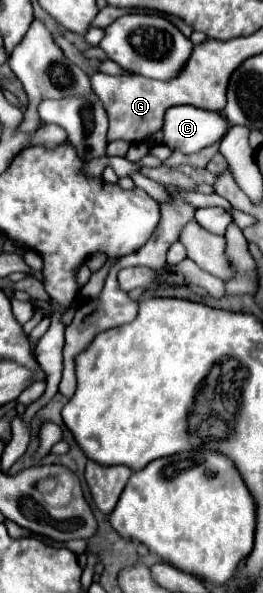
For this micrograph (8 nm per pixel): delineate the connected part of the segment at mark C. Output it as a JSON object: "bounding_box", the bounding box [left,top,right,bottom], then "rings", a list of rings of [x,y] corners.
{"bounding_box":[163,105,227,153],"rings":[[[177,105],[165,113],[163,143],[181,153],[197,153],[217,141],[227,131],[227,121],[217,111],[193,105]]]}

